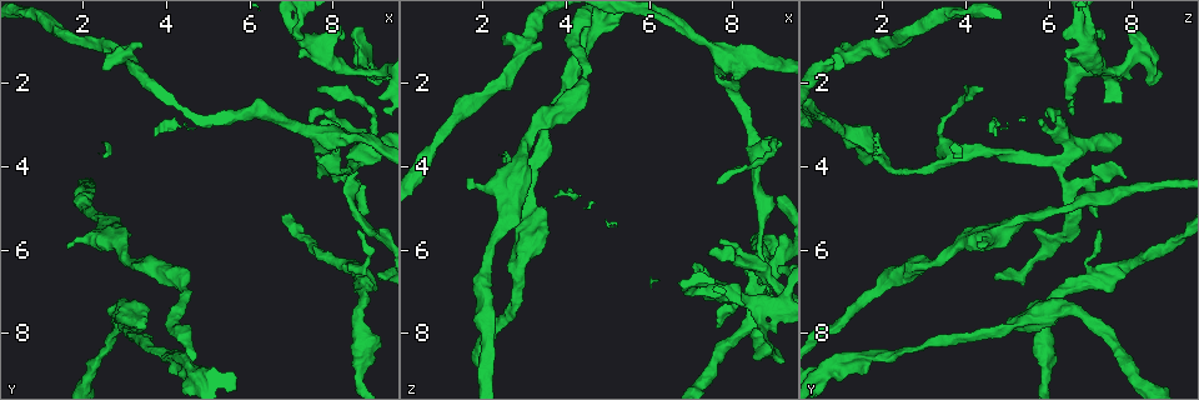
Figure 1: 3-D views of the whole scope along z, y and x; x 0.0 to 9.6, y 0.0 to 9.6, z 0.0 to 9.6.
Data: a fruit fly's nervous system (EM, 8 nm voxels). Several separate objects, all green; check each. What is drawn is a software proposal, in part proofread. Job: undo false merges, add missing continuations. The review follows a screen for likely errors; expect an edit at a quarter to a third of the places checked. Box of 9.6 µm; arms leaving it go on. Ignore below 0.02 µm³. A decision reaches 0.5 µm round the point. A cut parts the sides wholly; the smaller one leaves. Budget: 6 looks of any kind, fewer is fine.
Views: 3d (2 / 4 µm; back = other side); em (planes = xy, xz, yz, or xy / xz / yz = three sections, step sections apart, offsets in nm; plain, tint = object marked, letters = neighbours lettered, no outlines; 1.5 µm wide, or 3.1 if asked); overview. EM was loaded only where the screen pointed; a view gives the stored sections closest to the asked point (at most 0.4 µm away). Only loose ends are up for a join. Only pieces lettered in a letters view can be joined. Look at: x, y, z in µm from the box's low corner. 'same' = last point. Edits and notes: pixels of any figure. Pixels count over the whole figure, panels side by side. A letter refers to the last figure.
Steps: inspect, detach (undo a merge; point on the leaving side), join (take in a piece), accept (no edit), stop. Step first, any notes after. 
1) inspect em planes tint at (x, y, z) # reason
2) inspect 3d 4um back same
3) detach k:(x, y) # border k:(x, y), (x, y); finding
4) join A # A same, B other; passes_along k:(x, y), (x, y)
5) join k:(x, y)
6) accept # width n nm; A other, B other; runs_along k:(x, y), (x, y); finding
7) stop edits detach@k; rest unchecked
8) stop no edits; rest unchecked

inspect 3d 4um back at (4.20, 9.00, 1.50) # branch stops here

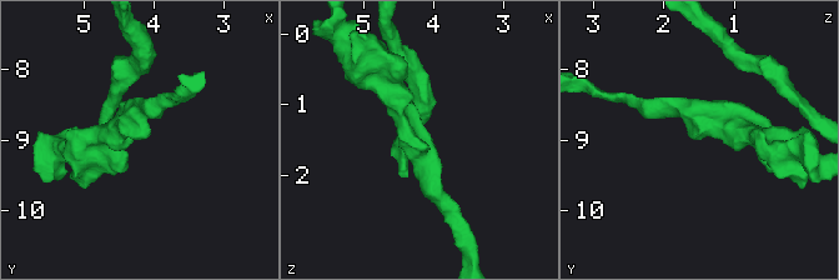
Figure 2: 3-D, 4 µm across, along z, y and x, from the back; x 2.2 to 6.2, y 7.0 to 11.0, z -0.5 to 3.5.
inspect em planes letters at (4.30, 8.95, 1.45) # arm_widths 220, 260 nm

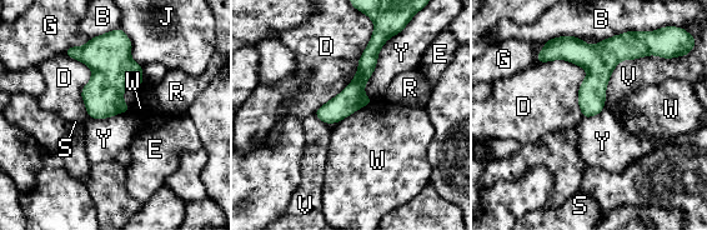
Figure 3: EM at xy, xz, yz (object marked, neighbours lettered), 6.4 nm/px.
accept # B other, D other, E other, G other, J other, R other, S other, V other, W other, Y other; runs_along 3:(377, 20), (366, 69), (327, 120); none of them fits

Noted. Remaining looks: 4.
inspect em planes letters at (1.65, 5.85, 4.25) # free end

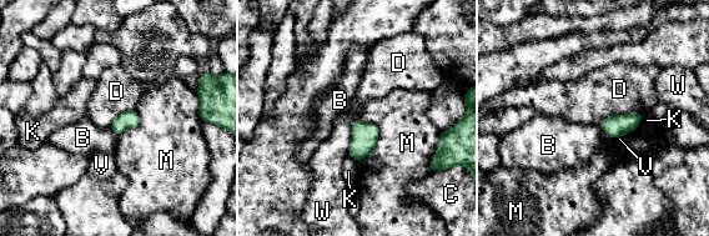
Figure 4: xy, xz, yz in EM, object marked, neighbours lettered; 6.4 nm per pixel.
accept # B other, C other, D other, K other, M other, V other, W other; border 4:(643, 113), (616, 114), (598, 124); none of them fits

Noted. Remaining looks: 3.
inspect 3d 2um at (8.60, 3.95, 6.15) # looks like a crossing

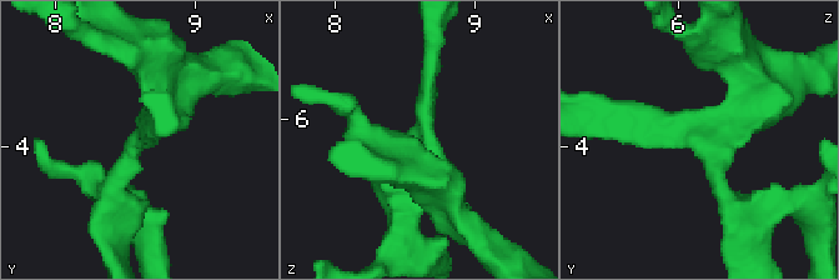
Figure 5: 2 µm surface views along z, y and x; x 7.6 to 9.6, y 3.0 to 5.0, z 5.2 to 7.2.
inspect em planes letters at (8.60, 3.94, 6.12) # arms 4

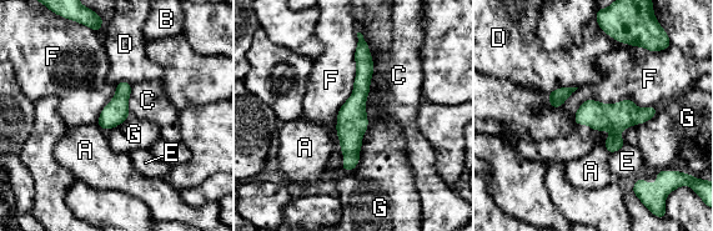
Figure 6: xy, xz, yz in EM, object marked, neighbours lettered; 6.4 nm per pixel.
accept # A other, B other, C other, D other, E other, F other, G other; border 6:(357, 33), (341, 169); one cell here

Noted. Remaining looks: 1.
stop no edits; rest unchecked

